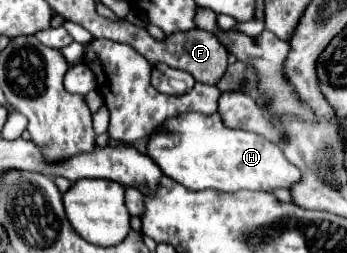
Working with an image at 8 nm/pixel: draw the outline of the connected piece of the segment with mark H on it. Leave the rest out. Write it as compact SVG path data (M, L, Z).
M180 113L166 119L160 129L162 131L150 135L146 143L146 155L156 161L166 177L172 177L190 191L272 191L276 187L290 187L300 179L300 171L286 161L278 143L268 141L258 133L228 129L218 113Z

